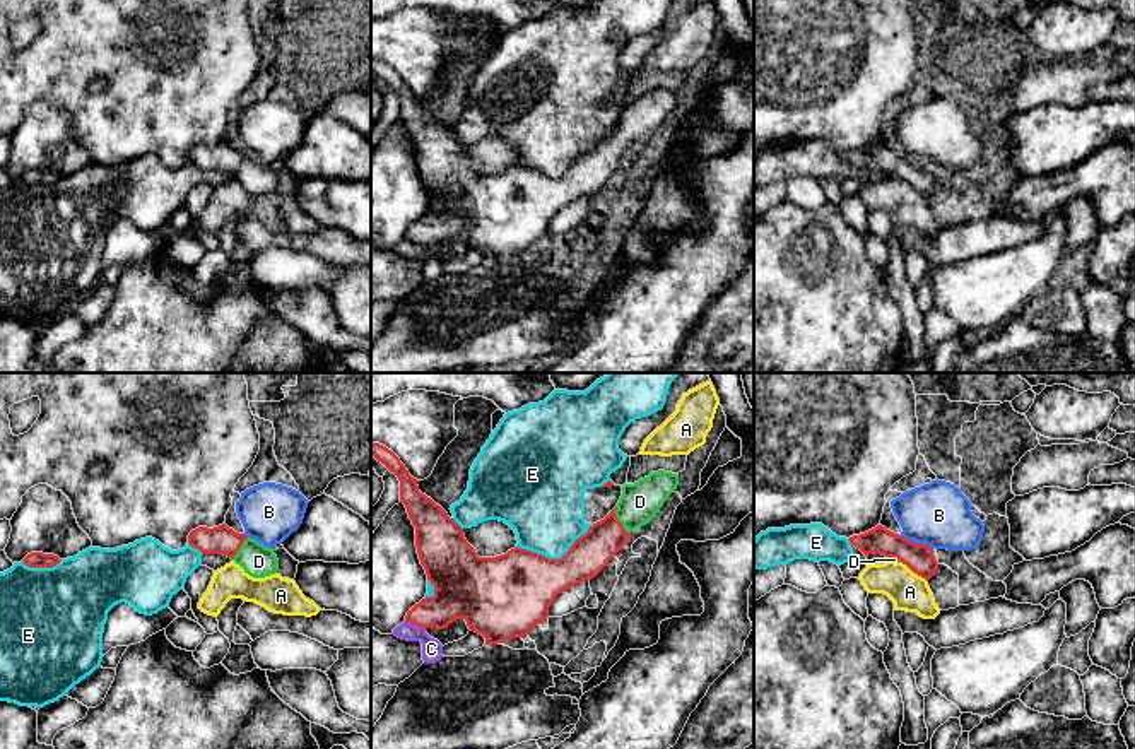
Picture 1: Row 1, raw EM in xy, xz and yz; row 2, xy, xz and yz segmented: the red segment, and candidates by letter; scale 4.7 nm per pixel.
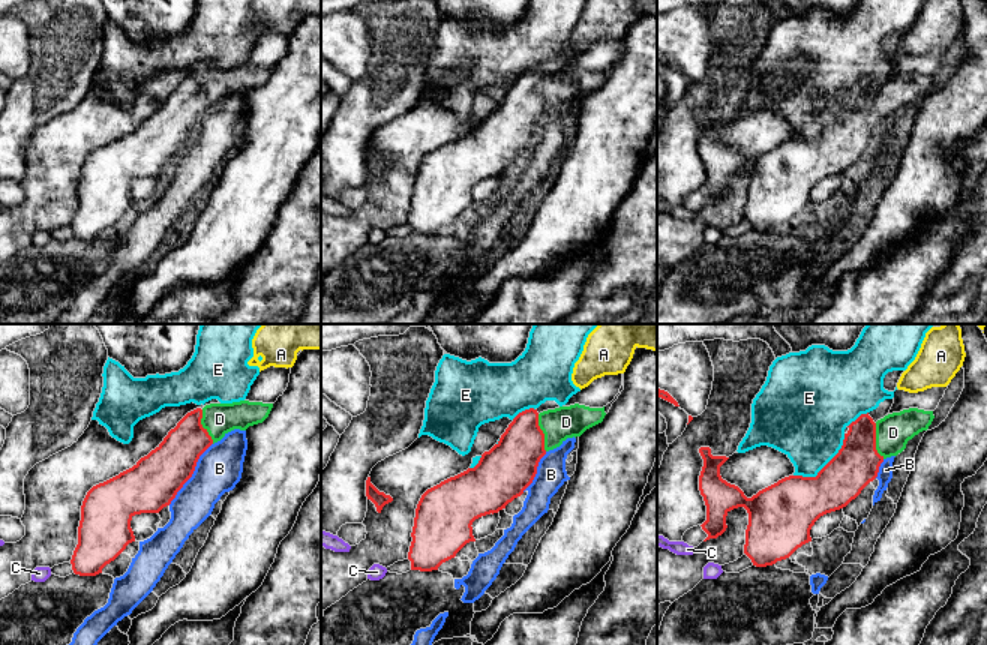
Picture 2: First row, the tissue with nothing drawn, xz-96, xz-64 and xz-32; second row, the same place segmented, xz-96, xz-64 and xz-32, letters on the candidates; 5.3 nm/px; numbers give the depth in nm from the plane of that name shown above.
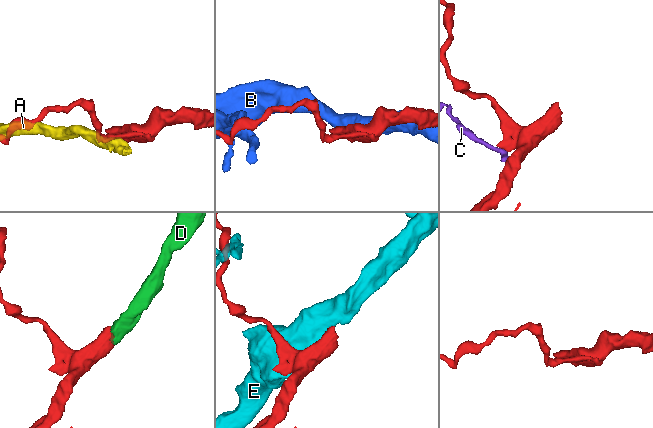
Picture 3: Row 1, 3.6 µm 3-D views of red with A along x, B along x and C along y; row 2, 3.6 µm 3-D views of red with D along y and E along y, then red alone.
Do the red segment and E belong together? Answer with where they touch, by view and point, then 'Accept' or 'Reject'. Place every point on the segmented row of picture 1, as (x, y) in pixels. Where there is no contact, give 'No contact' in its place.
Touches red at xz (554, 560). Reject

